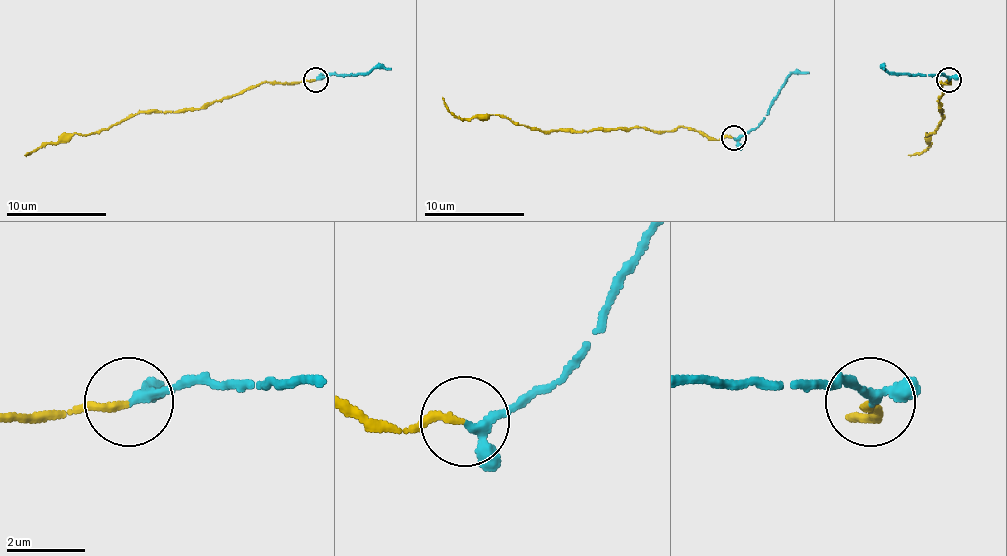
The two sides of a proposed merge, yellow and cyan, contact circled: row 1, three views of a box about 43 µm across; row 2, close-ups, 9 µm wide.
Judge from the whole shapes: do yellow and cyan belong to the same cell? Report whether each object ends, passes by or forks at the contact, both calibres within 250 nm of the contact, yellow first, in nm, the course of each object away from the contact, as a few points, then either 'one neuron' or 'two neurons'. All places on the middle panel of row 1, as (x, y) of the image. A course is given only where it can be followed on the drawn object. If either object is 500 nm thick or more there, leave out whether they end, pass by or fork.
yellow ends; cyan passes by; calibres 170 and 200 nm; course yellow (732, 138), (710, 140), (697, 130), (680, 128), (534, 130), (498, 115), (458, 118), (448, 110), (443, 98); course cyan (732, 138), (750, 133), (758, 125), (780, 85), (793, 72), (808, 72); one neuron

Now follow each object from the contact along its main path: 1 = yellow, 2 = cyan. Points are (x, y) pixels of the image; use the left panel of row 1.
1: (314, 79), (262, 81), (199, 109), (138, 111), (80, 134), (63, 134), (25, 154)
2: (314, 79), (332, 74), (362, 74), (375, 69), (390, 69)

